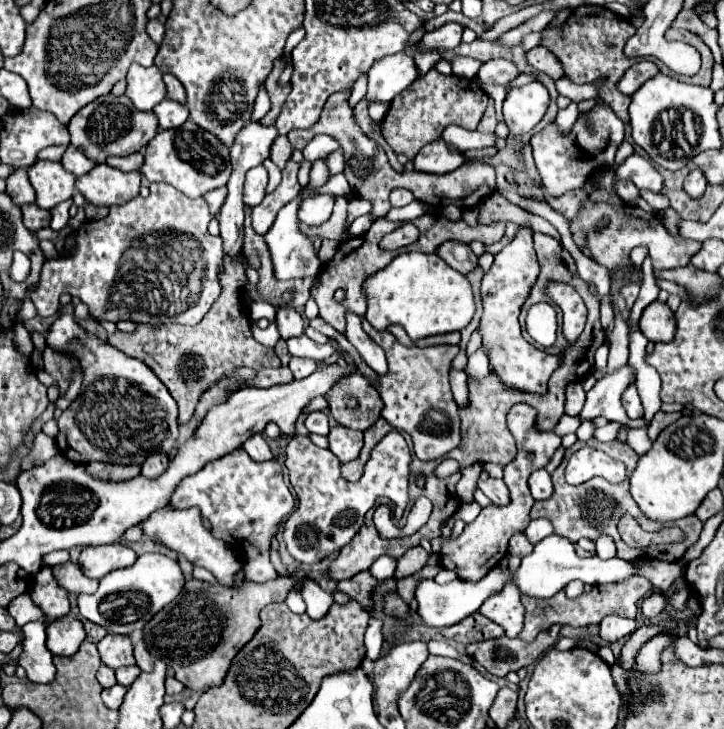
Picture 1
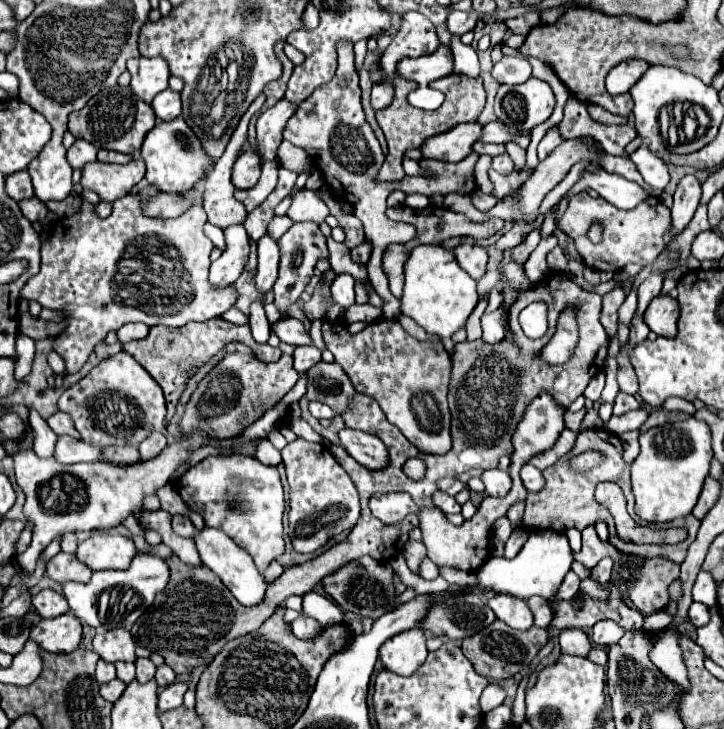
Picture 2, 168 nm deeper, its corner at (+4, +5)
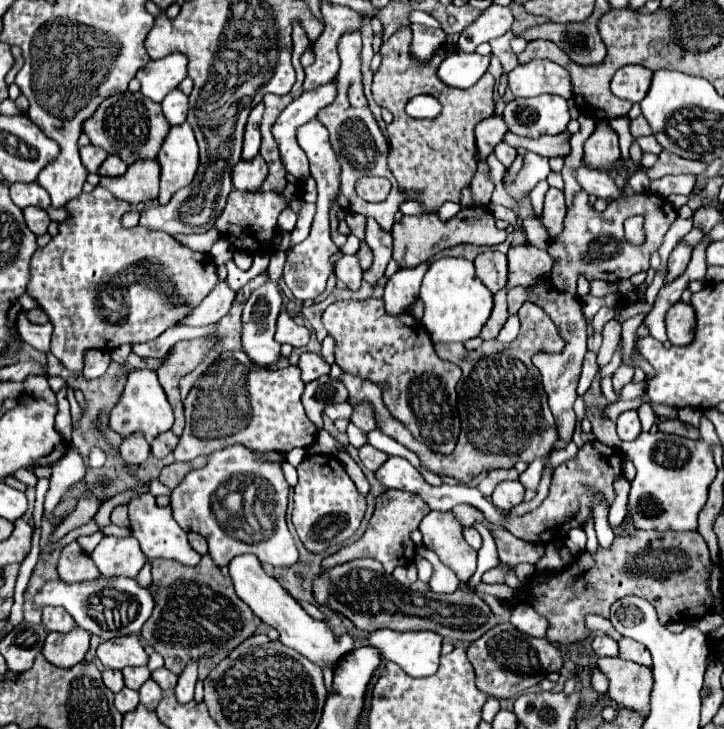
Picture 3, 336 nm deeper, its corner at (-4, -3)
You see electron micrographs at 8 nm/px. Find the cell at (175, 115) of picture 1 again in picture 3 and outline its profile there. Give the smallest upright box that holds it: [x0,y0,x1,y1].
[162,90,188,126]

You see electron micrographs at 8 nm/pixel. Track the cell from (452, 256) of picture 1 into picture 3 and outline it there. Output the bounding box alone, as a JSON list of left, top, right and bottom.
[474,250,508,292]

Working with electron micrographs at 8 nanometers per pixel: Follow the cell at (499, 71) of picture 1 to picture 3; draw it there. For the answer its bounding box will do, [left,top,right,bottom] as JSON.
[508,60,572,98]

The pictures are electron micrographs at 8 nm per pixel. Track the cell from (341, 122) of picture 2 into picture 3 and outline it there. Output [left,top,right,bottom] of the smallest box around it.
[318,34,406,232]

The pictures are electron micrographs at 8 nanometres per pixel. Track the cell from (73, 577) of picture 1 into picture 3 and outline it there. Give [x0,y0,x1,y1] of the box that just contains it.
[58,542,100,582]

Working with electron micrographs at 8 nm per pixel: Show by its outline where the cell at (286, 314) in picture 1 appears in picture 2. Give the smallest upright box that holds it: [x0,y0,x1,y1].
[274,222,328,316]

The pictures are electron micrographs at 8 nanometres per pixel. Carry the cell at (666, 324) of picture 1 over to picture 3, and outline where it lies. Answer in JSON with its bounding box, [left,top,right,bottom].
[666,302,694,346]

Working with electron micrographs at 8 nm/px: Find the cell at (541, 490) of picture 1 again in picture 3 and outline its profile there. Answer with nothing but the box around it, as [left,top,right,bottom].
[520,458,544,490]

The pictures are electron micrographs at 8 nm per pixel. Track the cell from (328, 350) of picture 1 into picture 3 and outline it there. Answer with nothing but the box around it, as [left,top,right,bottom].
[276,310,310,348]

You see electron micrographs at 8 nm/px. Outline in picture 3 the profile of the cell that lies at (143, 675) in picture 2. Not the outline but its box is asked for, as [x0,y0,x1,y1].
[138,678,162,710]

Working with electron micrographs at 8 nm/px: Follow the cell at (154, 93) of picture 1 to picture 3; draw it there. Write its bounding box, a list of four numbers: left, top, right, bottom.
[136,54,186,102]

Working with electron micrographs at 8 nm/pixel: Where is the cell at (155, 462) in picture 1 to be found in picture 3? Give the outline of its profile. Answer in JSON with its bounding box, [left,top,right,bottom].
[150,432,178,458]

